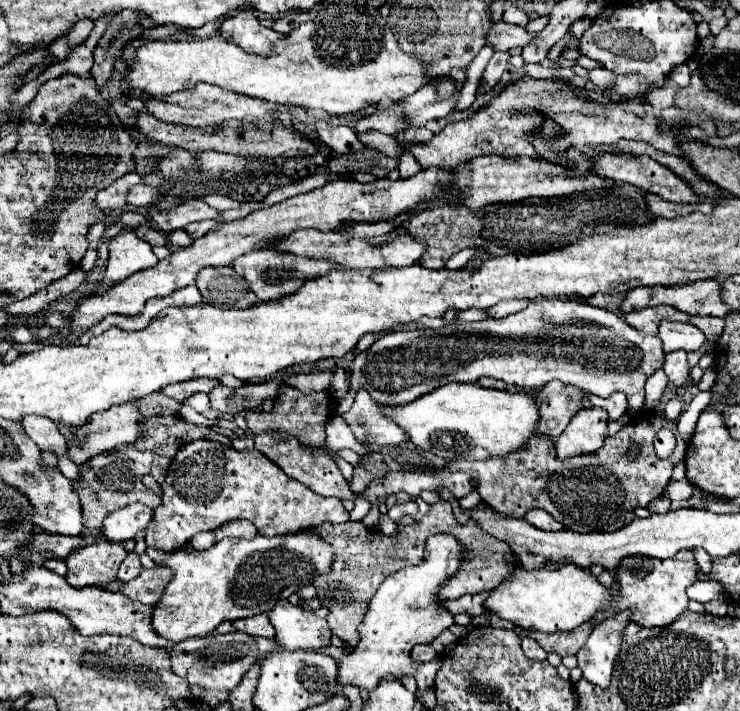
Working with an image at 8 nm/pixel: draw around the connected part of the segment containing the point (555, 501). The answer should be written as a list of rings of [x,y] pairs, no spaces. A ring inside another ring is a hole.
[[[642,414],[640,418],[628,422],[614,436],[608,436],[598,452],[586,456],[560,460],[550,438],[532,436],[524,452],[510,452],[508,456],[494,456],[492,460],[482,462],[454,460],[436,474],[404,470],[388,472],[384,480],[374,480],[372,484],[368,484],[368,488],[360,496],[370,504],[380,504],[400,490],[408,492],[414,498],[422,490],[448,486],[456,498],[462,498],[462,480],[466,476],[478,490],[480,498],[504,516],[522,518],[528,510],[542,508],[574,532],[614,532],[624,526],[624,516],[628,512],[634,512],[634,508],[638,506],[648,506],[654,498],[664,494],[672,476],[672,468],[678,460],[684,458],[684,454],[686,444],[672,420],[662,418],[660,414]],[[660,428],[670,428],[676,434],[676,448],[672,456],[664,460],[656,456],[652,444]],[[632,446],[638,446],[638,456],[634,460],[628,458],[628,450]]]

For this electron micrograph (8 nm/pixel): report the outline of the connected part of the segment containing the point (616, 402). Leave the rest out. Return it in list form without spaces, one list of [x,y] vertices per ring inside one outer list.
[[[614,392],[612,396],[608,398],[598,398],[598,396],[588,396],[588,400],[592,402],[592,406],[600,406],[608,412],[610,420],[618,420],[626,408],[628,408],[628,402],[626,402],[626,396],[622,392]]]

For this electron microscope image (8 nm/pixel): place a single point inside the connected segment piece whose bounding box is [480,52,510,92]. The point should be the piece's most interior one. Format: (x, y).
(497, 65)

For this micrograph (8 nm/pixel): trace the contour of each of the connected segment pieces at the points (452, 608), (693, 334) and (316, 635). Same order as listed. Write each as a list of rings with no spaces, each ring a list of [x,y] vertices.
[[[488,592],[466,594],[466,596],[456,598],[456,600],[446,600],[446,602],[444,602],[444,608],[446,608],[448,612],[452,612],[452,616],[456,616],[456,614],[460,614],[460,612],[464,612],[464,614],[468,614],[468,616],[480,616],[480,614],[486,612],[484,606],[482,606],[482,602],[484,602],[486,596],[488,596]]]
[[[664,320],[660,324],[658,338],[662,340],[664,354],[674,352],[674,350],[694,352],[706,340],[706,336],[696,326],[690,326],[690,324],[684,324],[684,322],[668,322],[668,320]]]
[[[288,600],[276,604],[270,612],[270,622],[276,628],[276,642],[286,650],[318,650],[328,646],[332,638],[324,618],[318,618],[312,610],[292,606]]]

